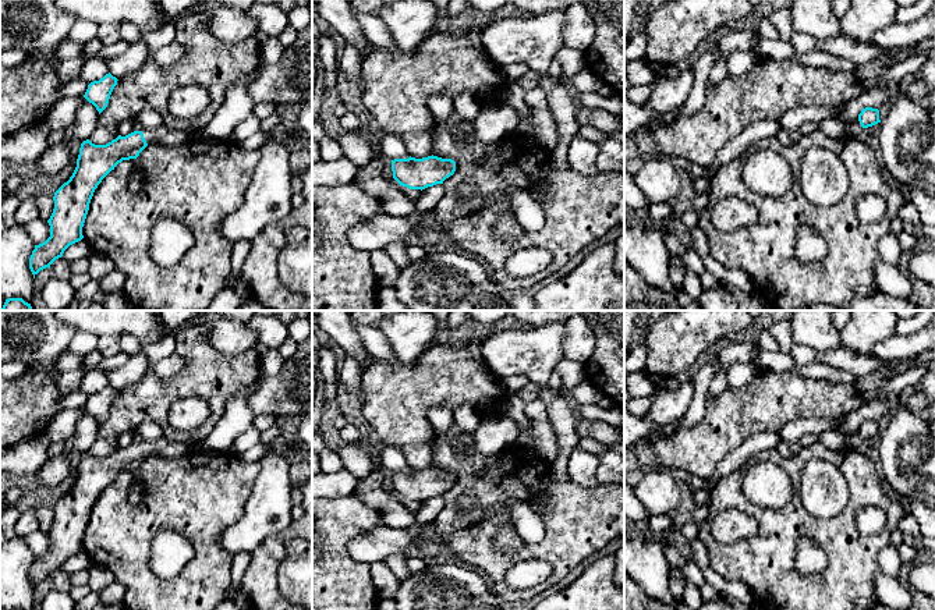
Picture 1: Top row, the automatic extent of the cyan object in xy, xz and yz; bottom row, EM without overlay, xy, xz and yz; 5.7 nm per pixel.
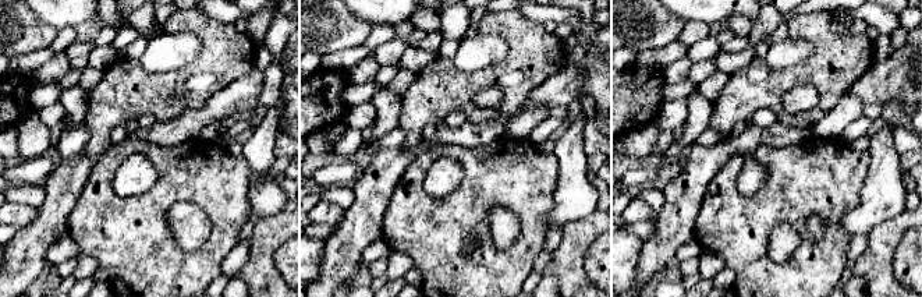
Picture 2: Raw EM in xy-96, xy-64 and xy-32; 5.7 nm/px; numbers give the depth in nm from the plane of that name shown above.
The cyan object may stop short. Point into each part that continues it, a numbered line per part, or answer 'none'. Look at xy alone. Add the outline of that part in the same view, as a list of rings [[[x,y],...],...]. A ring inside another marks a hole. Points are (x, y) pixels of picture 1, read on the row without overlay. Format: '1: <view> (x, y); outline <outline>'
1: xy (162, 447); outline [[[166,437],[156,441],[142,441],[142,446],[148,457],[157,455],[164,458],[176,458],[188,455],[194,451],[194,446],[191,443],[170,441]]]

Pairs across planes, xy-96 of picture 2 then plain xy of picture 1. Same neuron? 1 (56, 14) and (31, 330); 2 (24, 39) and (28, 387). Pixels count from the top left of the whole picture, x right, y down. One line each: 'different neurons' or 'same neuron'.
1: different neurons
2: different neurons

